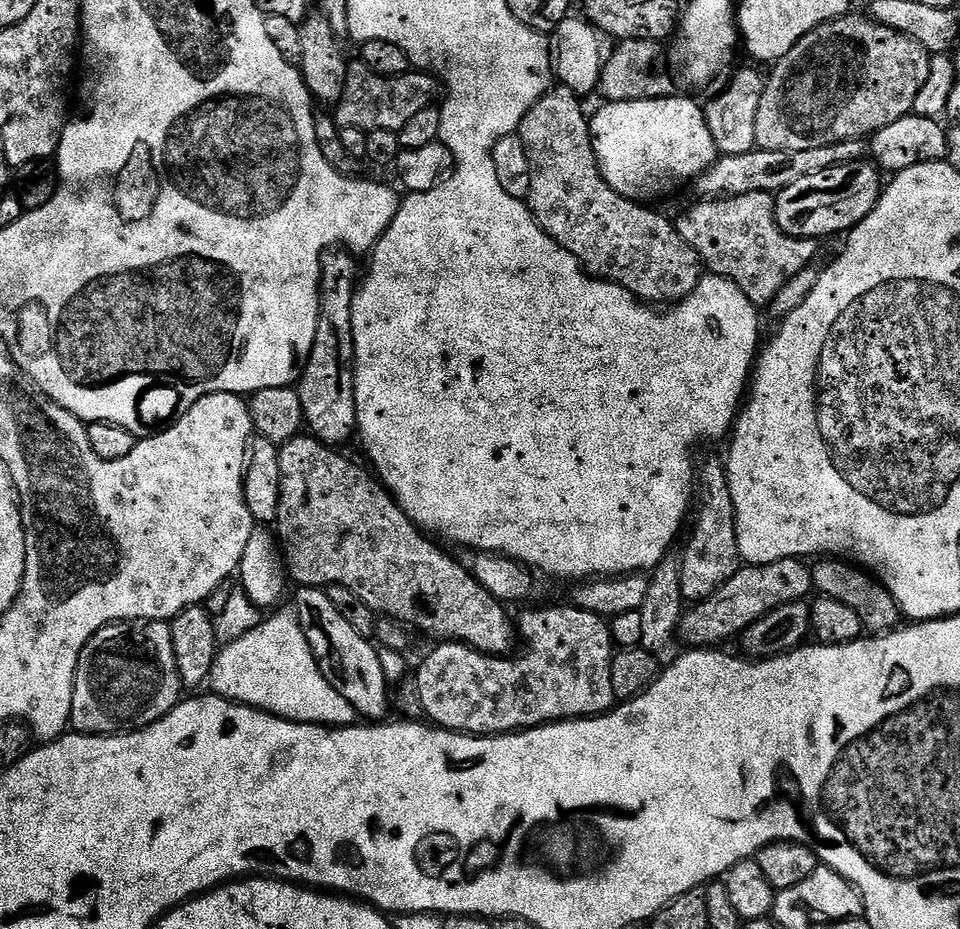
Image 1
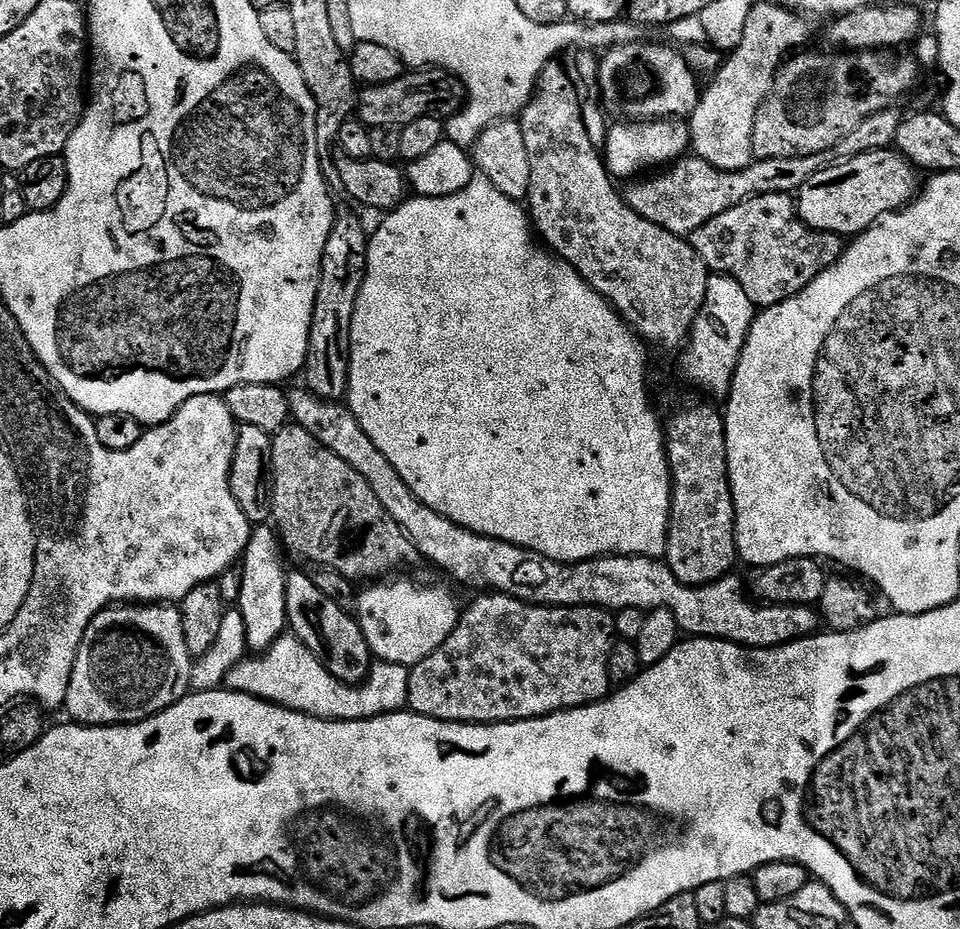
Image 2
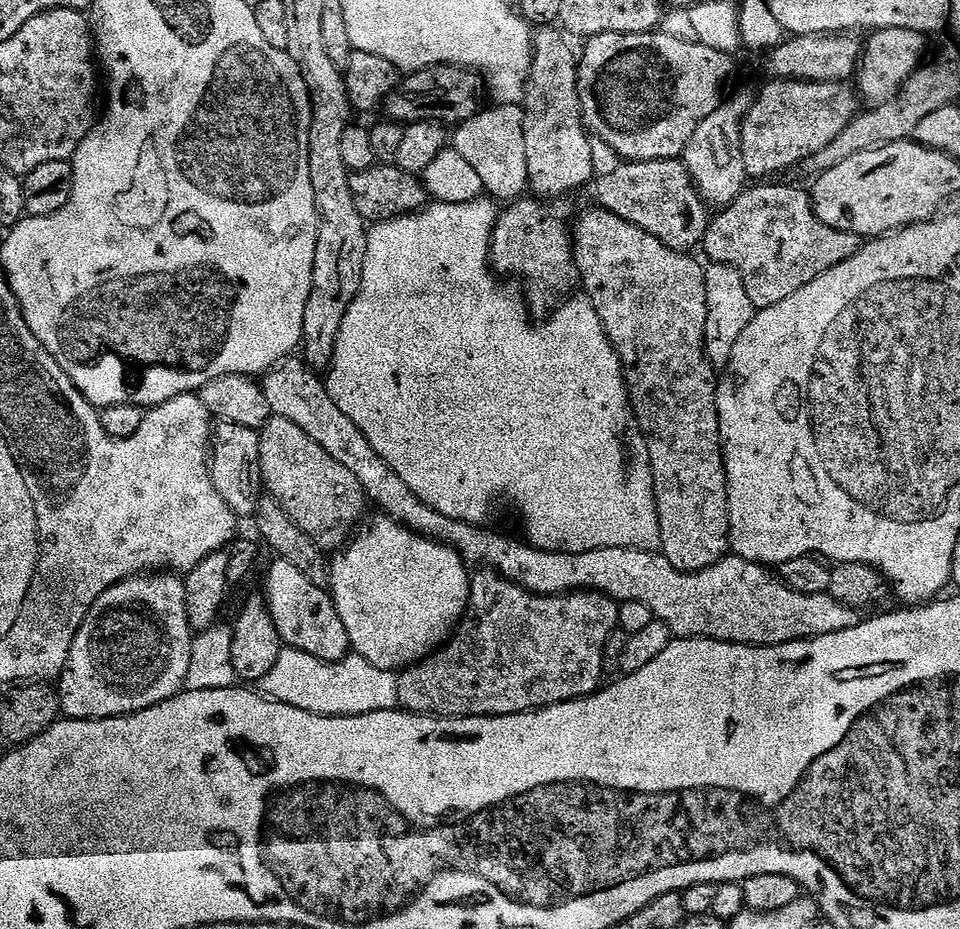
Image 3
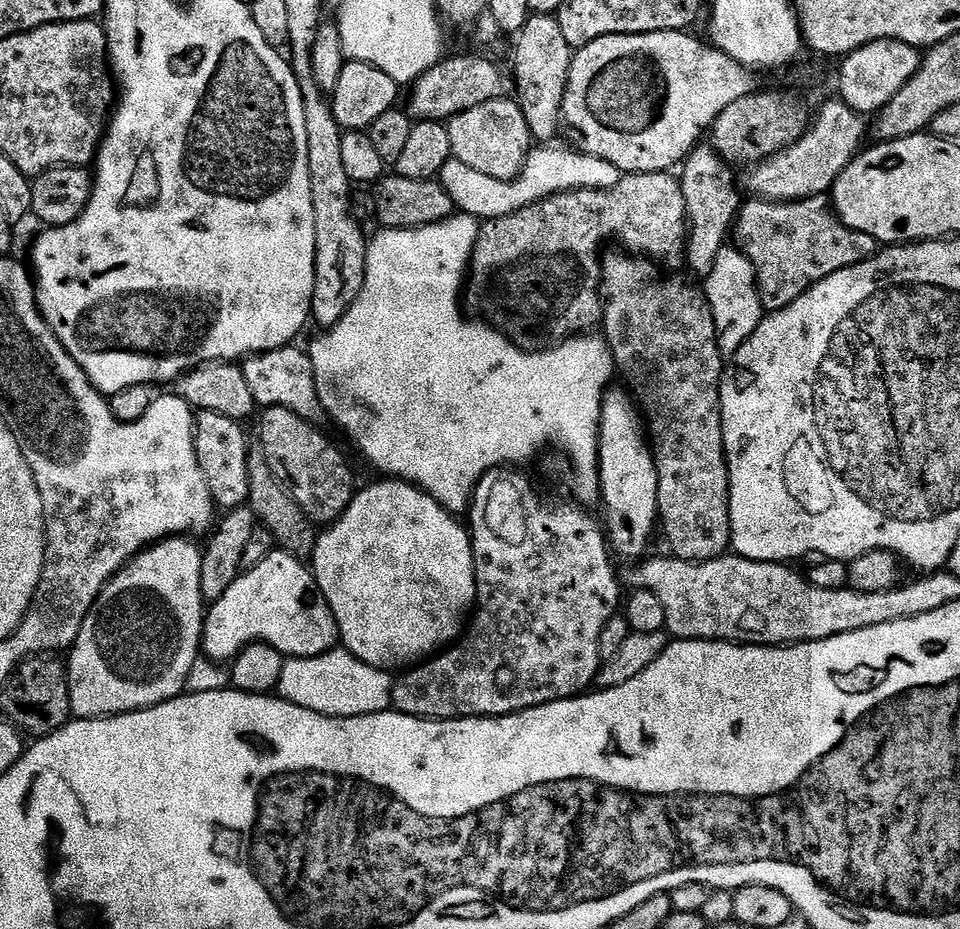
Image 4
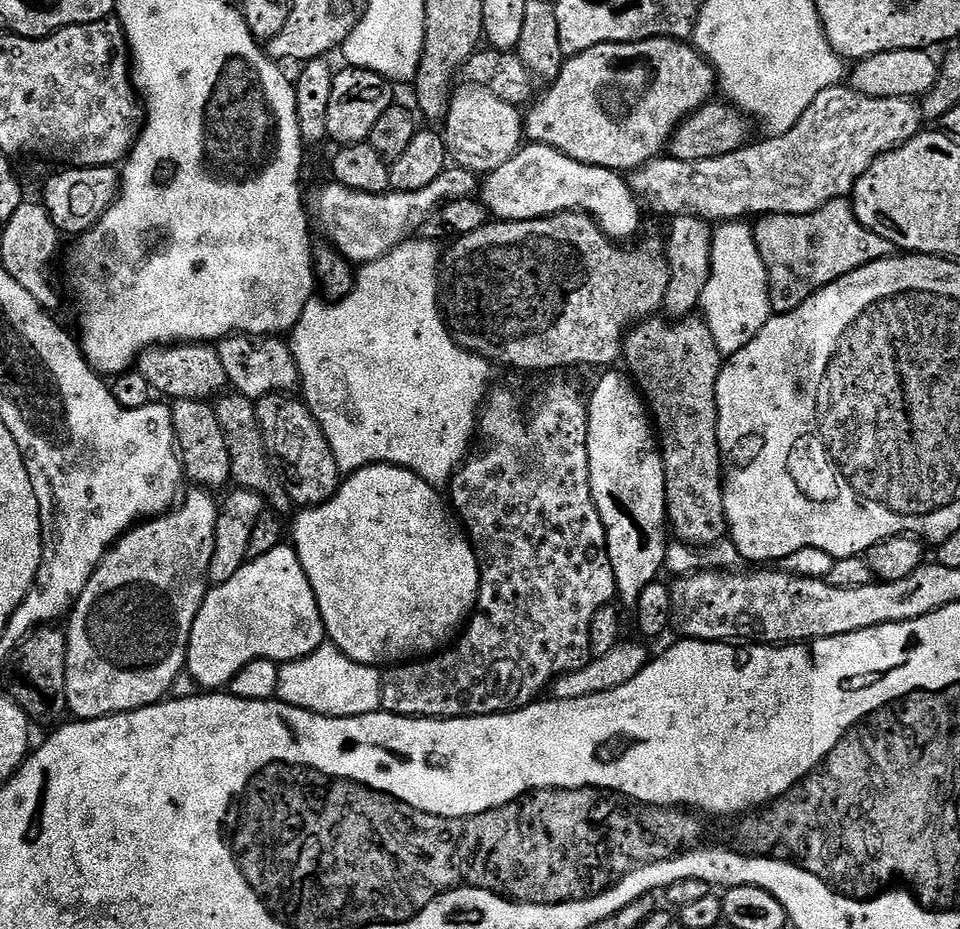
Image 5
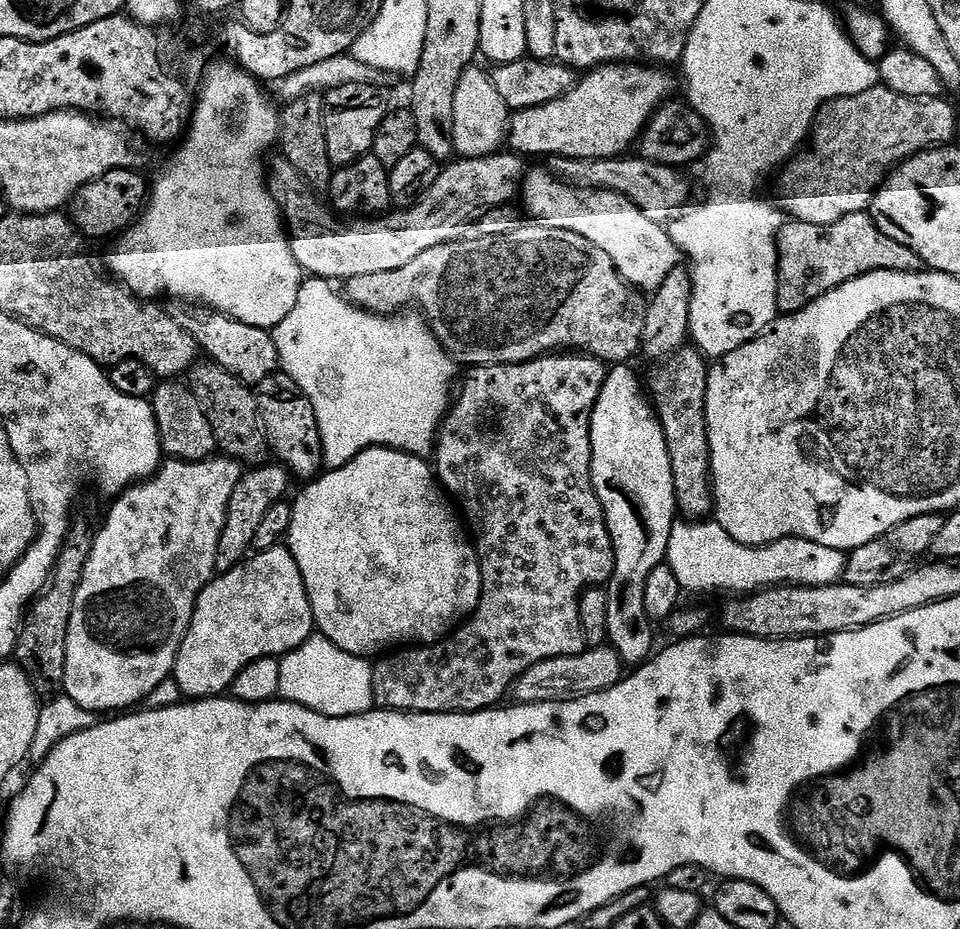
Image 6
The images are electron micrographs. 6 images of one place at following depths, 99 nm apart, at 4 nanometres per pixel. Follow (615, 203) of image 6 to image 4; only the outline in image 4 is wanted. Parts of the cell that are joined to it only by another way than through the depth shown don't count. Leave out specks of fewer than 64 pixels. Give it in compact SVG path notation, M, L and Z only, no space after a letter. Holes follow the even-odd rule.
M536 146L529 152L524 169L513 180L499 180L482 174L479 170L470 170L466 162L458 162L455 158L442 166L438 177L440 184L450 194L457 209L463 215L475 216L477 220L497 220L506 214L514 214L526 206L547 196L559 192L568 192L571 188L612 188L620 181L621 173L610 162L597 156L585 156L579 150L570 152L566 148L556 146Z

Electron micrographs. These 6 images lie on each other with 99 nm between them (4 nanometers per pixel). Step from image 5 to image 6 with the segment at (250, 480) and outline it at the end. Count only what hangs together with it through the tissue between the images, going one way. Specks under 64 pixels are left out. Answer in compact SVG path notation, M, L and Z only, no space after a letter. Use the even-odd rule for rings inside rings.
M211 362L197 363L187 373L186 380L198 406L202 406L202 414L206 414L206 422L210 422L210 430L214 430L217 449L225 457L244 466L263 466L269 463L270 449L258 410L256 392L222 366Z

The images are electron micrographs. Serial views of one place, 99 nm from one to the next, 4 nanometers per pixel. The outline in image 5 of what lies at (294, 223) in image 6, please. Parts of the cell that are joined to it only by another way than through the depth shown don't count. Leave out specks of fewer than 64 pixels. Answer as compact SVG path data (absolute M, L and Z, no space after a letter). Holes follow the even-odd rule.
M449 166L444 173L426 190L413 192L386 191L382 194L355 192L335 182L328 185L316 196L314 220L320 223L322 231L328 235L327 243L341 252L353 265L363 266L382 258L390 250L404 243L424 219L431 217L449 200L467 200L478 192L477 173L467 172L465 168Z

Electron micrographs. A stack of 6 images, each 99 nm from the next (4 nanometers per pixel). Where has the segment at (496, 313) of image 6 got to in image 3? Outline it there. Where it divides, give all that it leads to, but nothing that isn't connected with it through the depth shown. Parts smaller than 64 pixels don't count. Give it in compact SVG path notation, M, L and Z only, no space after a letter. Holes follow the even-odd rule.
M683 159L622 162L610 174L596 176L590 185L591 192L603 211L612 212L618 218L654 234L654 238L675 252L691 253L704 243L710 212L707 212L706 202L692 183ZM521 198L515 202L509 203L507 205L508 208L499 215L499 218L496 222L496 230L494 233L494 264L497 269L501 268L502 271L505 272L508 276L517 276L518 279L524 283L523 291L526 293L526 303L530 309L531 315L536 318L544 318L549 314L556 311L557 308L560 307L561 304L564 303L565 300L569 299L573 295L572 292L575 288L579 289L581 287L580 283L580 271L578 270L578 266L576 265L576 249L572 242L572 233L573 229L570 227L570 224L567 224L564 221L564 216L559 212L556 208L551 208L551 203L545 202L540 198Z

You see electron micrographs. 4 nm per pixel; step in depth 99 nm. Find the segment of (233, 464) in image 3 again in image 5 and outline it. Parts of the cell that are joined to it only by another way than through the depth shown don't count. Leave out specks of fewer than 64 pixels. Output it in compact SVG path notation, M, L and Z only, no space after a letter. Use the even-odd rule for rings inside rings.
M177 400L171 405L172 421L176 431L176 446L180 453L180 463L184 466L185 477L193 485L205 490L227 489L232 480L230 470L230 450L226 446L226 434L222 432L222 426L216 417L216 409L211 403L203 400Z

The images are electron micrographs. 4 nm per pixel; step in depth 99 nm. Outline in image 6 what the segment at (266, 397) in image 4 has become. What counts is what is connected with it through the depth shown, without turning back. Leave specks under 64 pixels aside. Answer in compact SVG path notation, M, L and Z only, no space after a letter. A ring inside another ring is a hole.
M203 306L181 308L184 309L180 313L175 313L175 320L180 323L182 330L193 336L201 353L211 363L222 366L249 386L258 386L266 378L277 375L280 368L278 346L274 346L274 338L269 329L246 326L246 322L238 322L224 312L213 312L211 308Z

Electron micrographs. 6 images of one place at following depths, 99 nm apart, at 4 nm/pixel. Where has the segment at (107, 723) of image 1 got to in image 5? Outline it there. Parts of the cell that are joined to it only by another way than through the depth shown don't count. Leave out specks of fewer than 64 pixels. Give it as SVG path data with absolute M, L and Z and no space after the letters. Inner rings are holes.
M192 486L183 493L182 499L167 514L157 516L151 520L143 521L131 528L109 548L102 562L94 570L86 590L76 599L76 606L70 613L66 624L68 638L68 657L66 658L66 698L68 699L68 712L76 720L97 720L103 716L117 716L120 712L133 712L151 704L159 704L171 693L174 682L185 671L188 662L188 643L190 630L194 626L194 618L202 606L204 596L210 587L208 571L210 558L214 554L214 530L216 529L216 514L218 500L211 491L199 486Z

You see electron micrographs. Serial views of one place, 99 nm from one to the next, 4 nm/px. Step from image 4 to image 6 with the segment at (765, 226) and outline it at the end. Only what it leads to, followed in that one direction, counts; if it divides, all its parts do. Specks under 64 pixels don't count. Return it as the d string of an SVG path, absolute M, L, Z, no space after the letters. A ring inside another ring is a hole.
M867 211L846 214L844 218L829 224L789 219L776 236L776 249L778 309L784 314L802 310L818 297L859 276L882 270L918 272L922 268L920 256L914 254L910 246L902 246L902 242L886 238Z

